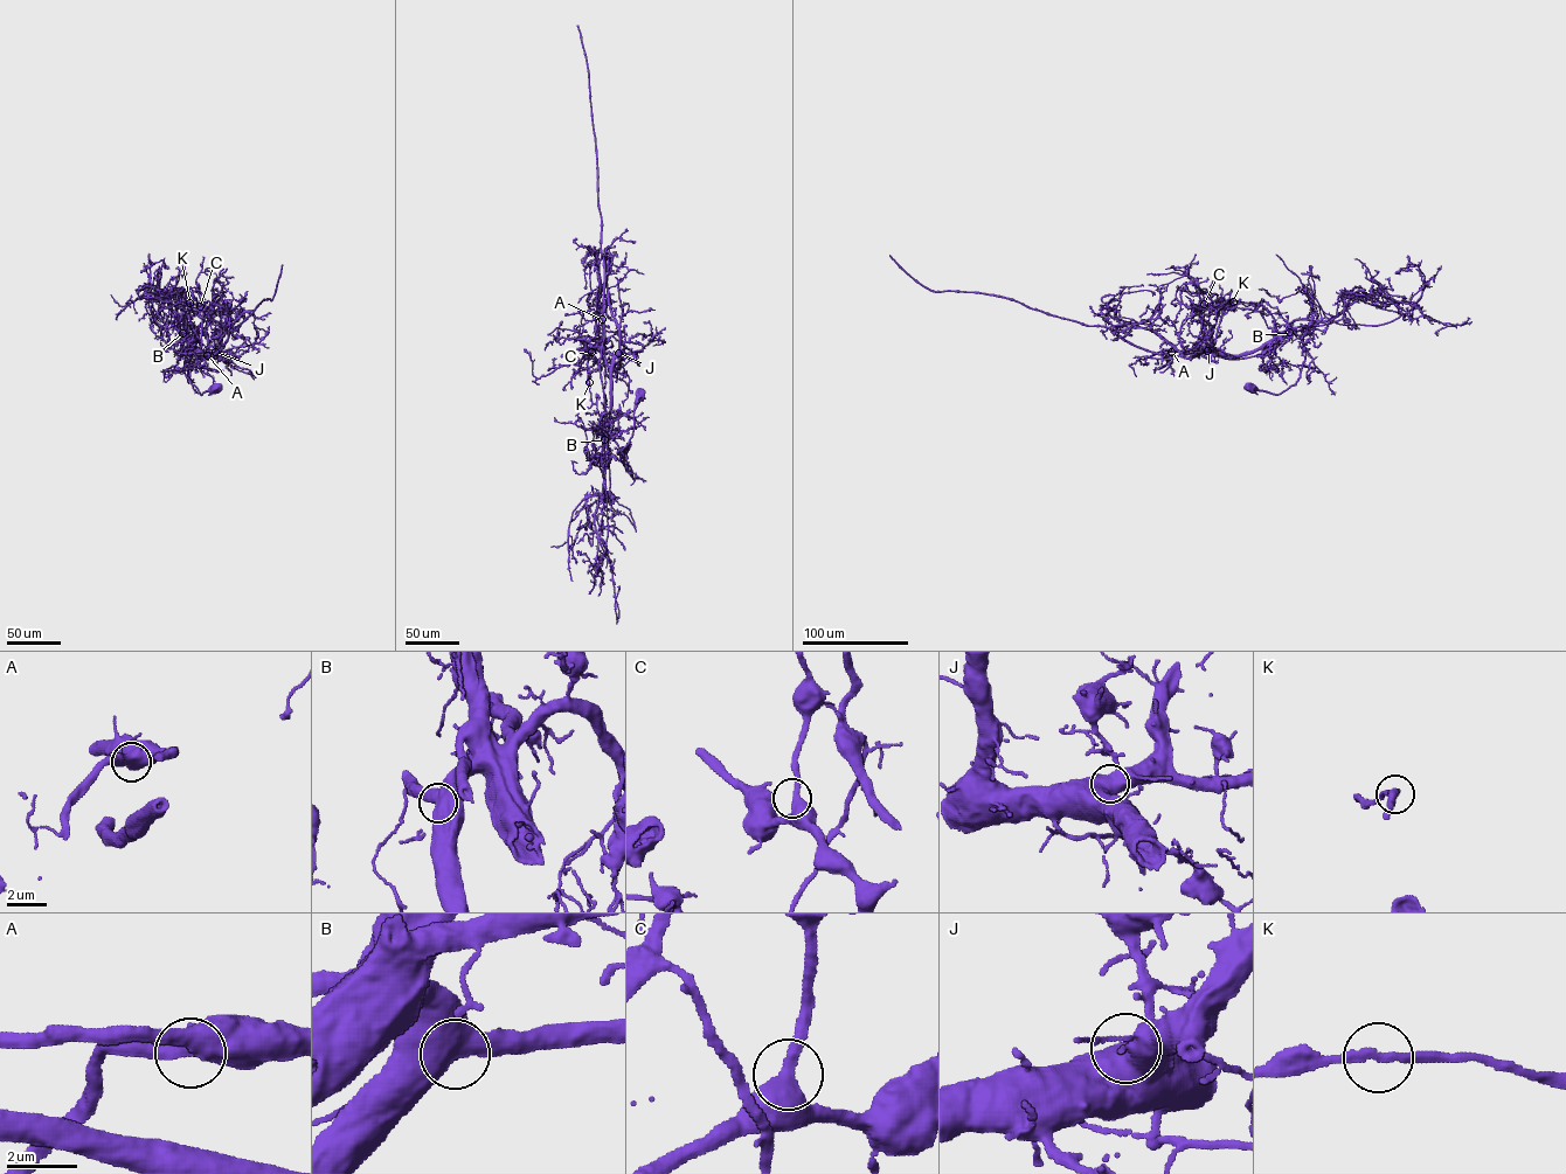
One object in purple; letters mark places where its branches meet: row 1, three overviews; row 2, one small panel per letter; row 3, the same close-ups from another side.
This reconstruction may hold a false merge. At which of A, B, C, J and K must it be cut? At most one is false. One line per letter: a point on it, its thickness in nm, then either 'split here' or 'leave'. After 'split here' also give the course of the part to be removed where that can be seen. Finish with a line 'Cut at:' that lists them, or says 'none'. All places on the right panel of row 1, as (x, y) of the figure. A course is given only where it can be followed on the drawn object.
A: at (1171, 352); 500 nm thick; leave
B: at (1289, 332); 600 nm thick; leave
C: at (1204, 304); 480 nm thick; leave
J: at (1207, 351); 550 nm thick; leave
K: at (1233, 301); 220 nm thick; leave
Cut at: none

